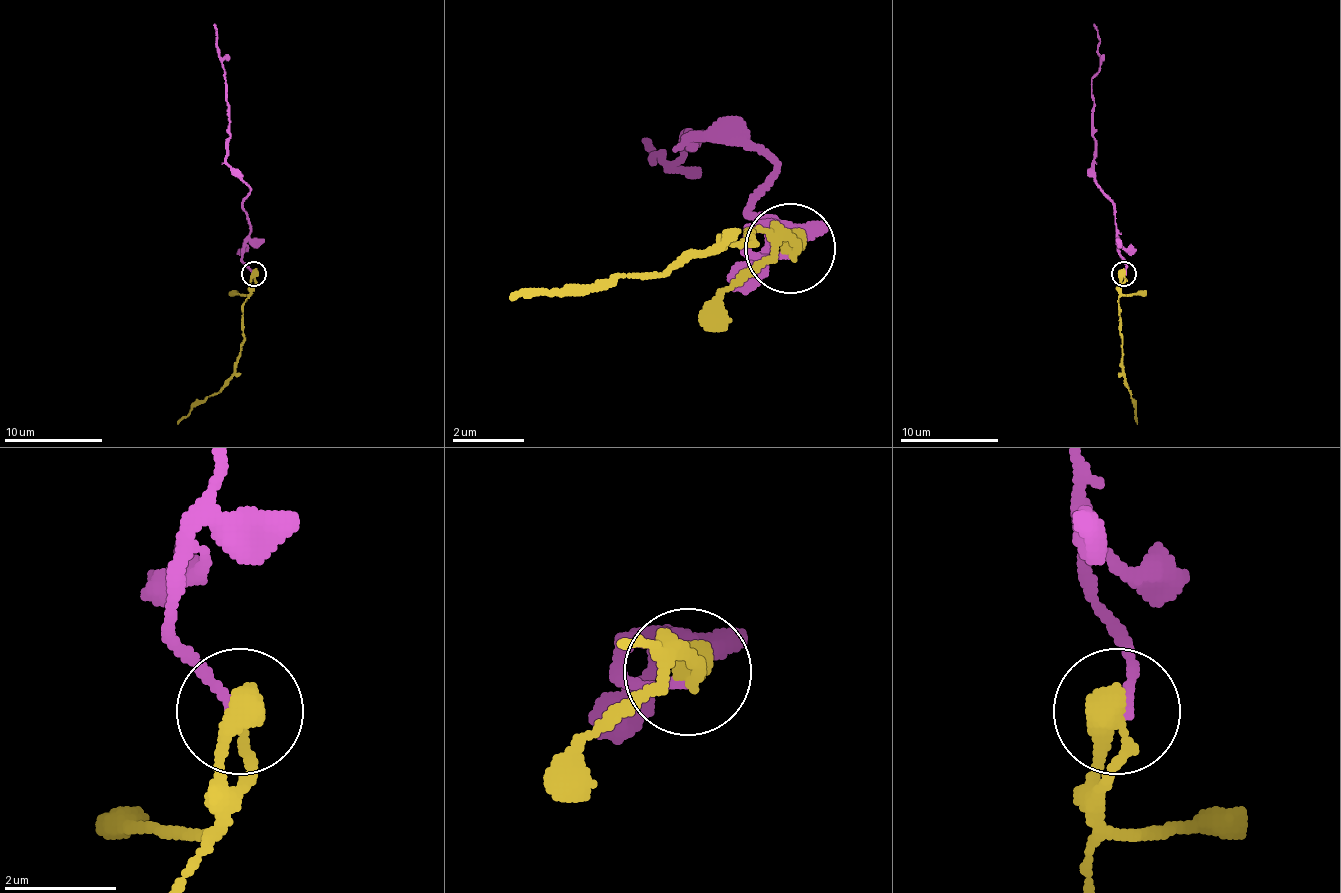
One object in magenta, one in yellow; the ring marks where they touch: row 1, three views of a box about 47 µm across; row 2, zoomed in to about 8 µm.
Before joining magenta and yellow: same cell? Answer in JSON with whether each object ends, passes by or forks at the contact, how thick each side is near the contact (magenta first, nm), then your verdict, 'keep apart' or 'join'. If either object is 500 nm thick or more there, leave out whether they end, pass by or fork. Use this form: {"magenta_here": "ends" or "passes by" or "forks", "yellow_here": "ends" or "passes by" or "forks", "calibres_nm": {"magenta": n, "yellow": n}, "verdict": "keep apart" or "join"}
{"calibres_nm": {"magenta": 140, "yellow": 550}, "verdict": "join"}

